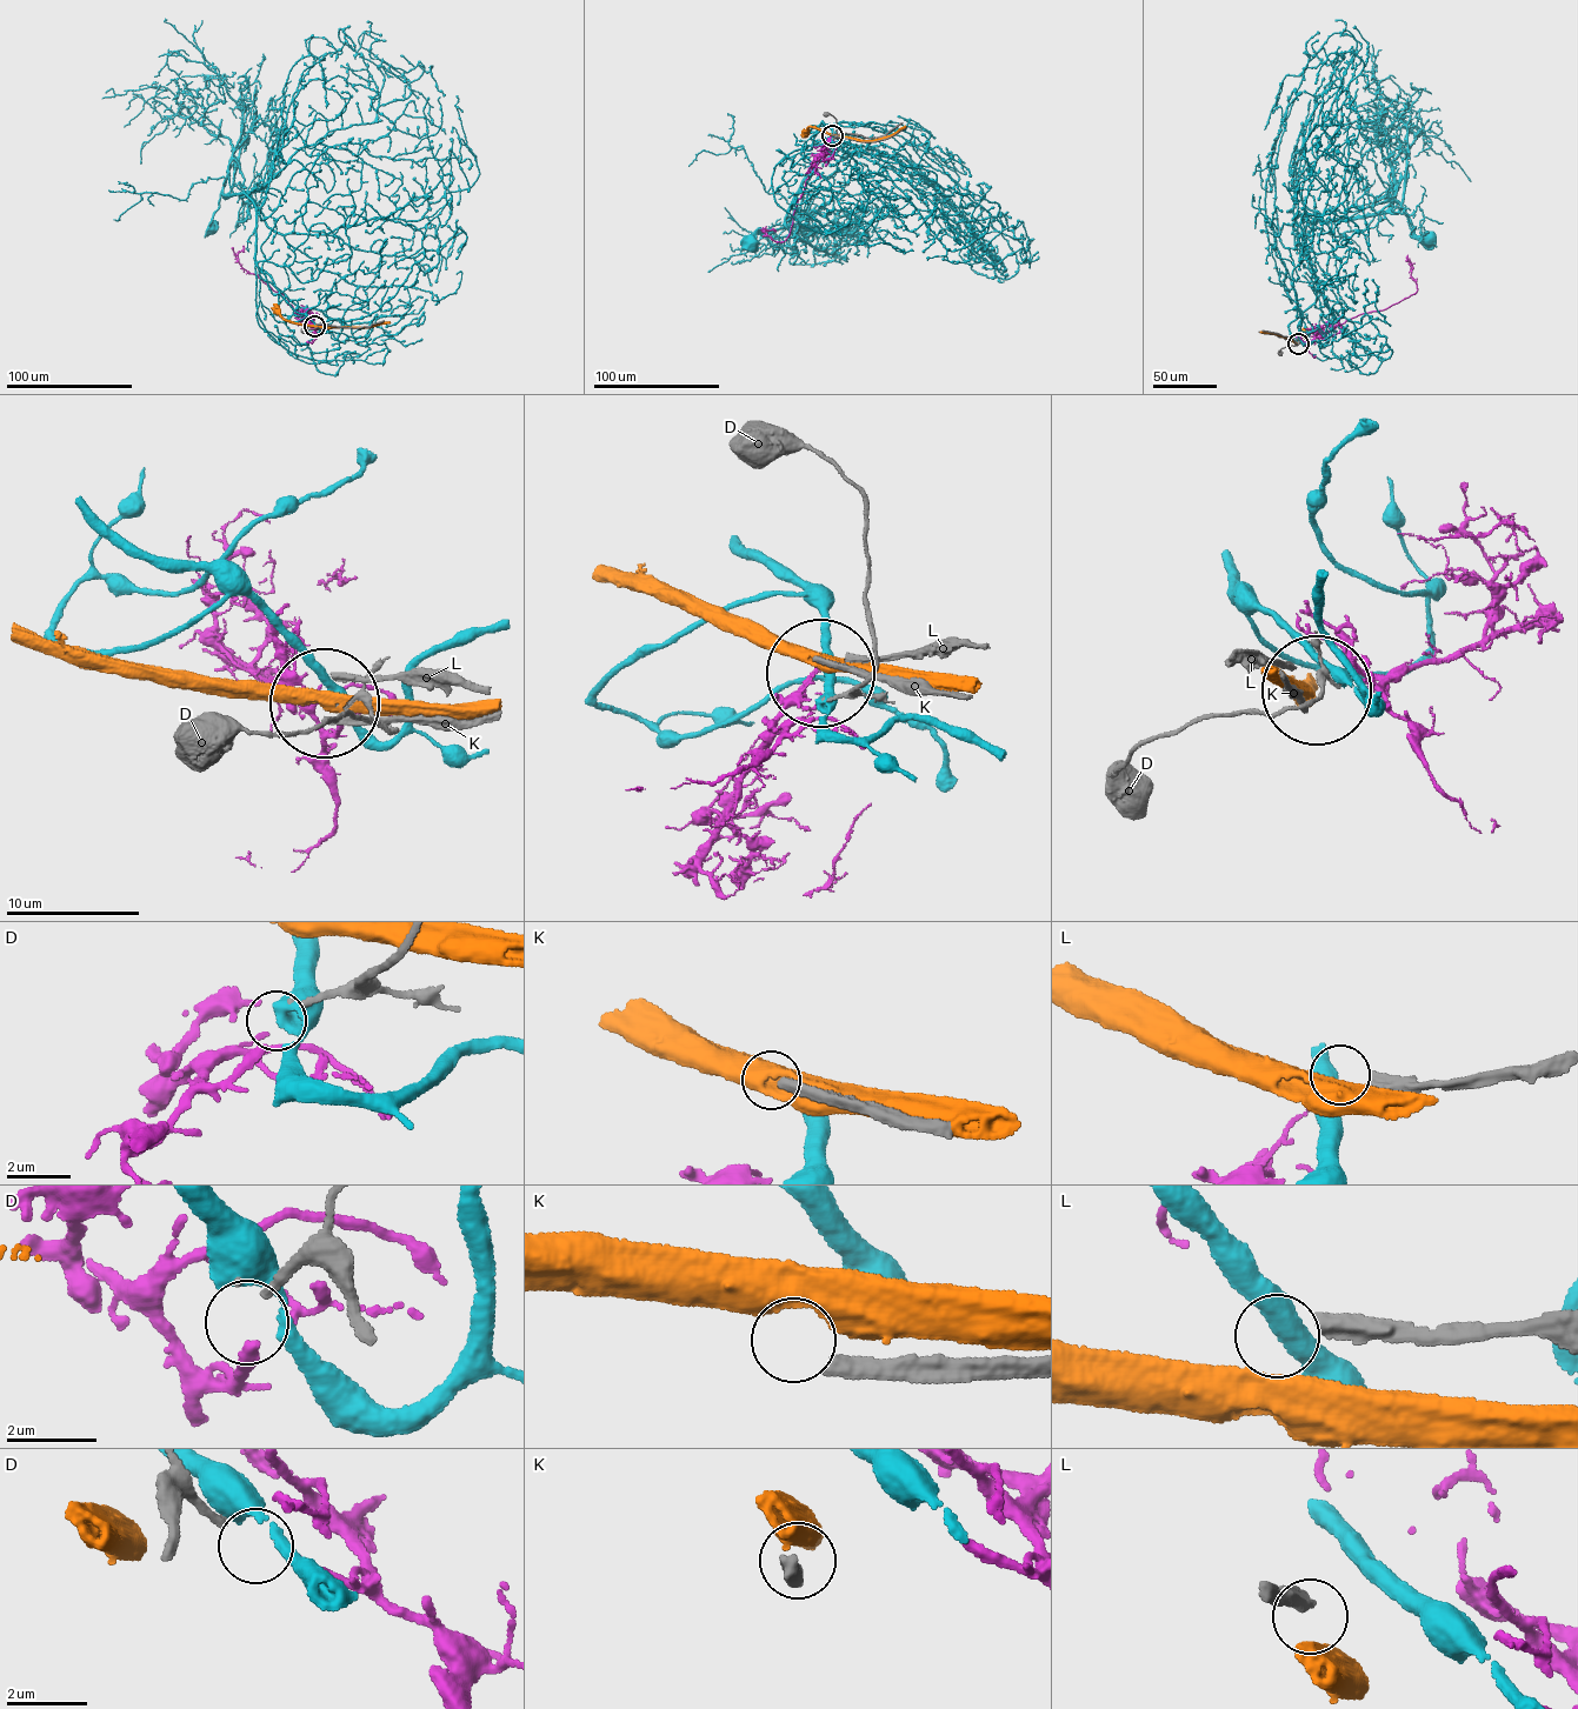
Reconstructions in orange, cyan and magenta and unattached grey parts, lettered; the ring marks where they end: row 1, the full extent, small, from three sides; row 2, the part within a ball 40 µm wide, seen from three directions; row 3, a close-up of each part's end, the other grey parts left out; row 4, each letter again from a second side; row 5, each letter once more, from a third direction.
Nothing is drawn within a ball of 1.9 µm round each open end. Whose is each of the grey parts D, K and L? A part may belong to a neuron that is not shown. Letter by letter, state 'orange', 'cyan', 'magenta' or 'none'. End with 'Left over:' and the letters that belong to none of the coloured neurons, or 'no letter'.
D: magenta
K: none
L: none
Left over: K, L

